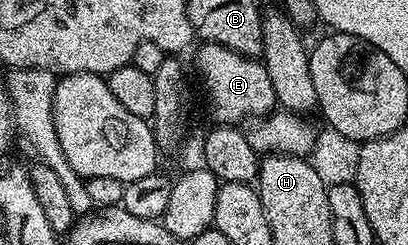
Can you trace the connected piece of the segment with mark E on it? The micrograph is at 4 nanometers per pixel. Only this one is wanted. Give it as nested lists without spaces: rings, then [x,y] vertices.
[[[213,42],[198,46],[195,47],[196,70],[204,81],[204,90],[208,93],[208,102],[212,105],[212,114],[217,123],[244,124],[247,118],[263,120],[277,109],[274,84],[270,84],[263,61],[247,58]]]

